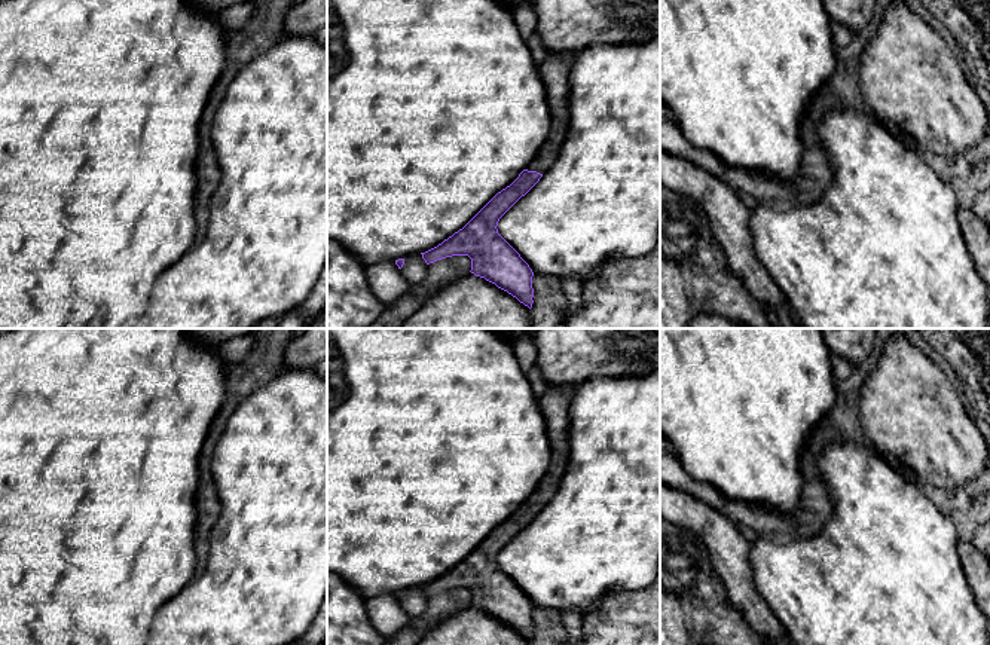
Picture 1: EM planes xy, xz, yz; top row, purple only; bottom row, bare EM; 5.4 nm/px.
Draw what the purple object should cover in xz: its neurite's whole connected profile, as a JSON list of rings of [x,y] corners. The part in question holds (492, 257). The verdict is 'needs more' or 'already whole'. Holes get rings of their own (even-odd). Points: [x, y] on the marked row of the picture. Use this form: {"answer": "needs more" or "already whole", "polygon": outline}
{"answer": "needs more", "polygon": [[[547,52],[540,73],[547,91],[551,126],[538,155],[505,189],[498,192],[462,229],[437,247],[421,253],[427,265],[452,256],[468,256],[471,273],[532,308],[534,272],[498,233],[499,218],[525,196],[556,161],[569,128],[569,74],[578,52]]]}

